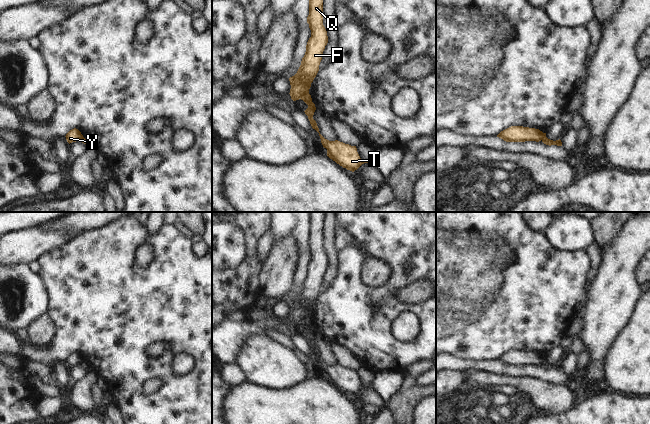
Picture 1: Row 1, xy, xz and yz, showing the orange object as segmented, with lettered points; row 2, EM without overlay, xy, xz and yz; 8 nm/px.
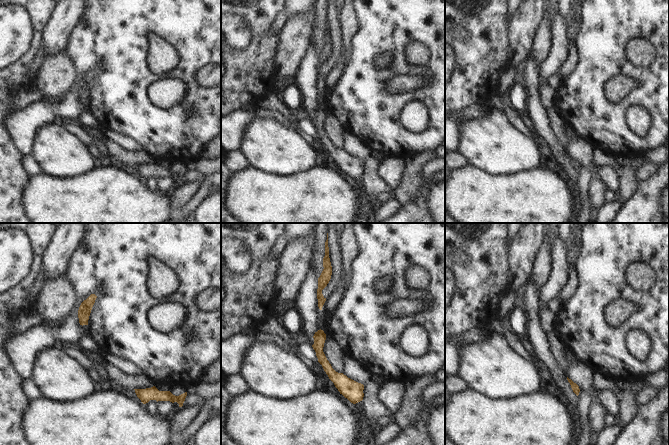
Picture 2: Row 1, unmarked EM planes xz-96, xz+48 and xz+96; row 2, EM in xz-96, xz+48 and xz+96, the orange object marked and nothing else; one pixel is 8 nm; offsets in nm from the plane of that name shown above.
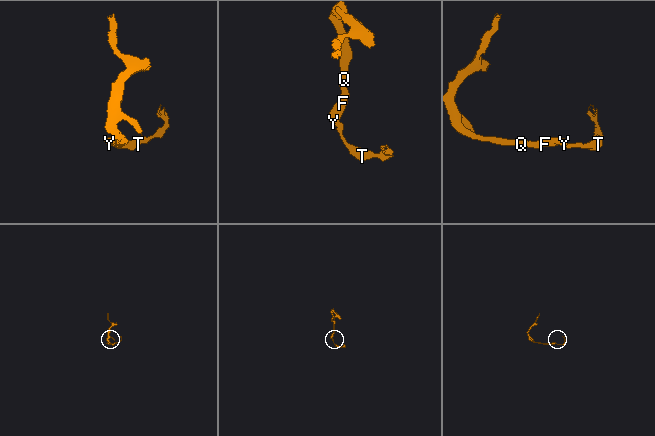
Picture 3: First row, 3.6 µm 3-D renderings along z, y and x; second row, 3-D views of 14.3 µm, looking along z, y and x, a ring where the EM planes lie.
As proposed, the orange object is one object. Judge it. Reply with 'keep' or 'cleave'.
cleave

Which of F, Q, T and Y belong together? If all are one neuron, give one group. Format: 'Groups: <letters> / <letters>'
Groups: F Q Y / T.

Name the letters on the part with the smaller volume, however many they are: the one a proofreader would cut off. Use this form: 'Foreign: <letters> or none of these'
Foreign: T

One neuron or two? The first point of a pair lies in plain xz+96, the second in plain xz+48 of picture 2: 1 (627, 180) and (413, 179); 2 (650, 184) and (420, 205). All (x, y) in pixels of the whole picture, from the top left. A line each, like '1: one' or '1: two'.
1: one
2: one

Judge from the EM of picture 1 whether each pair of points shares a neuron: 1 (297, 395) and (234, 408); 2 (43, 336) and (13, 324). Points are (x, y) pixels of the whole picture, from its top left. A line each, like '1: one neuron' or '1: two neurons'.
1: one neuron
2: two neurons

